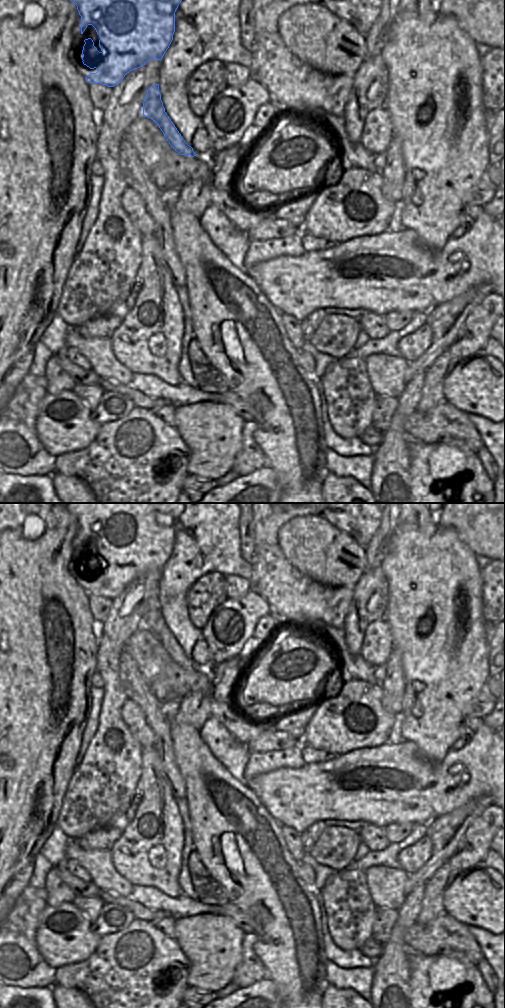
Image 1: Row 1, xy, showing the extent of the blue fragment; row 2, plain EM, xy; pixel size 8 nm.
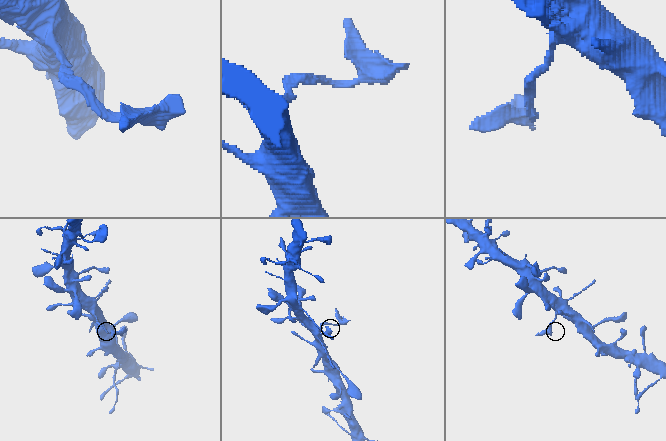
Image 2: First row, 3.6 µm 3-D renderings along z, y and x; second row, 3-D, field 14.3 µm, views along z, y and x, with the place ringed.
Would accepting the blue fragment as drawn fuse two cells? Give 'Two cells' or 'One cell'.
Two cells

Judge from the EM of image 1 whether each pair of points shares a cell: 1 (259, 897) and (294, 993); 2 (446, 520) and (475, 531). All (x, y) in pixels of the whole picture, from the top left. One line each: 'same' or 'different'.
1: same
2: same

